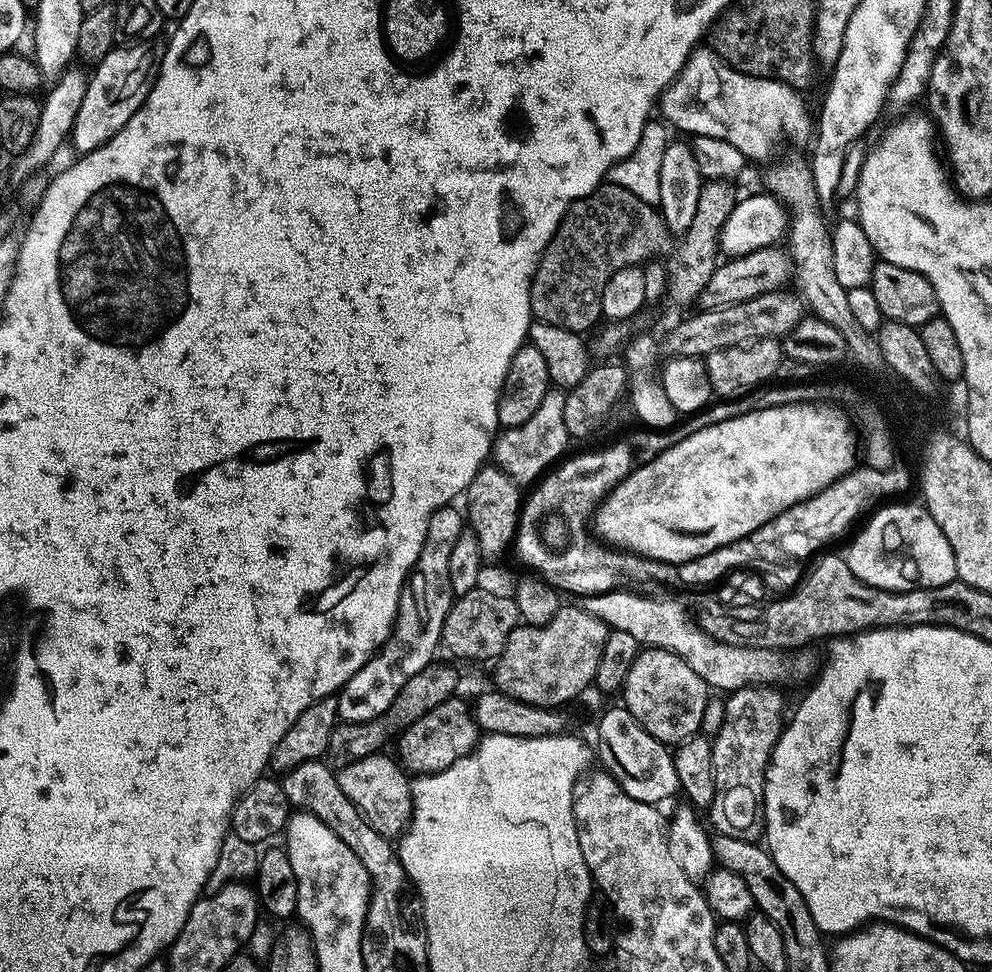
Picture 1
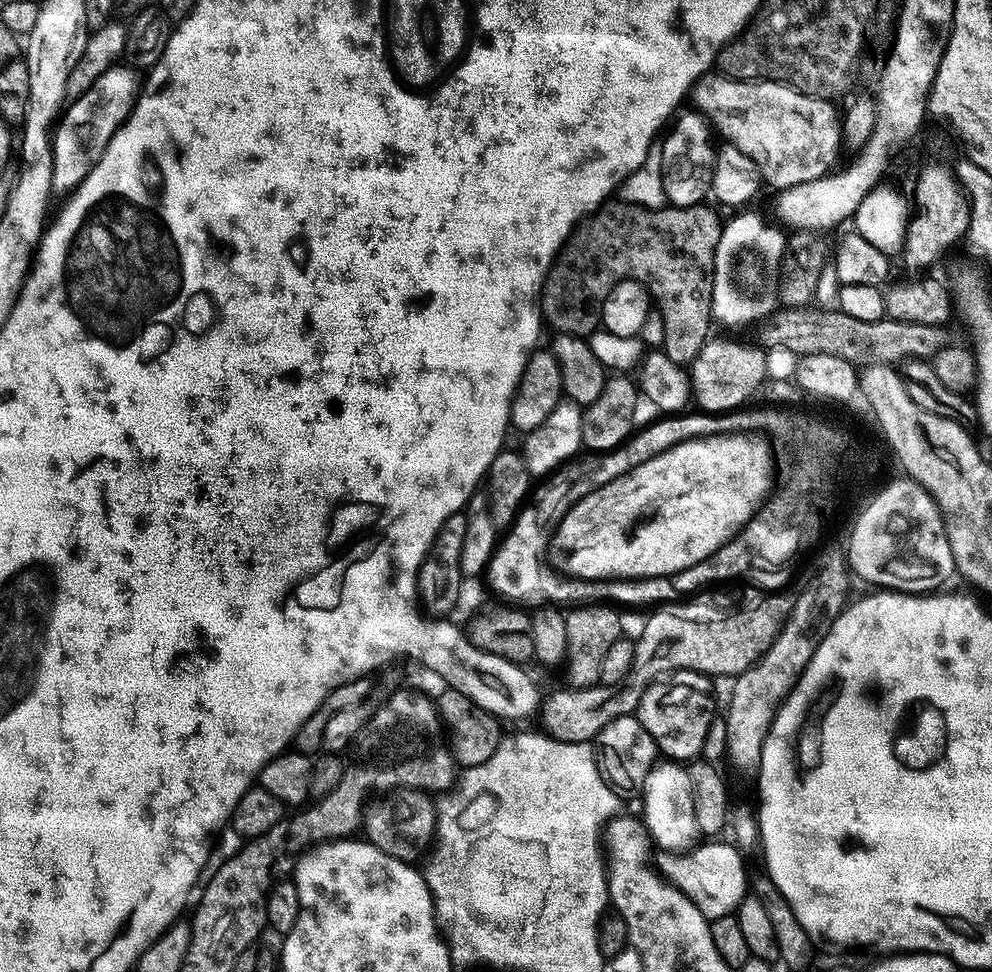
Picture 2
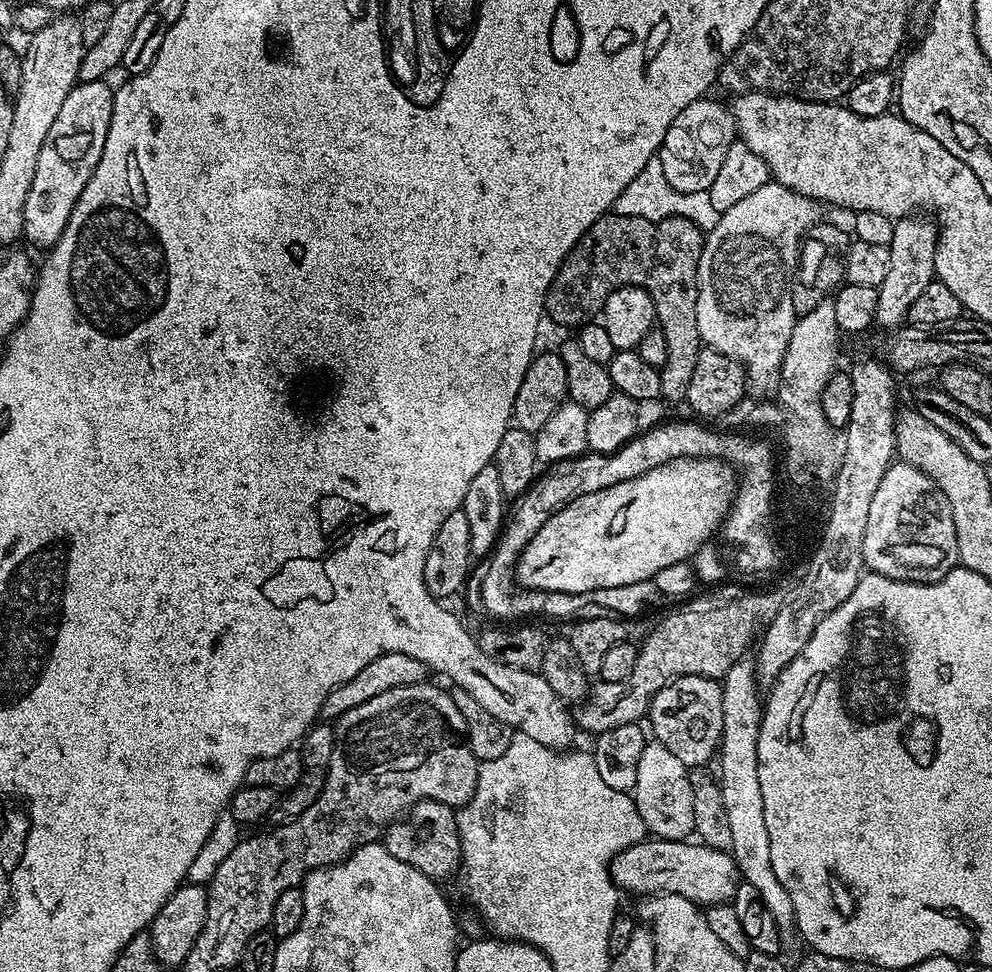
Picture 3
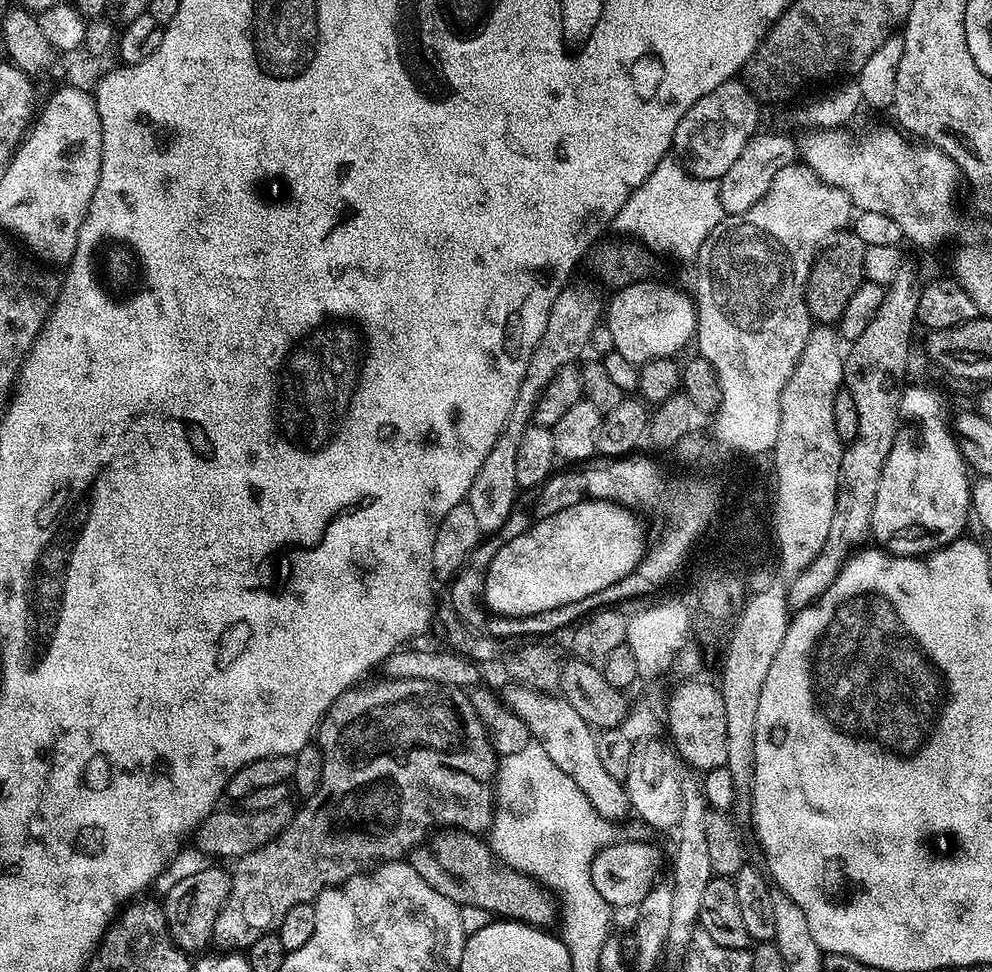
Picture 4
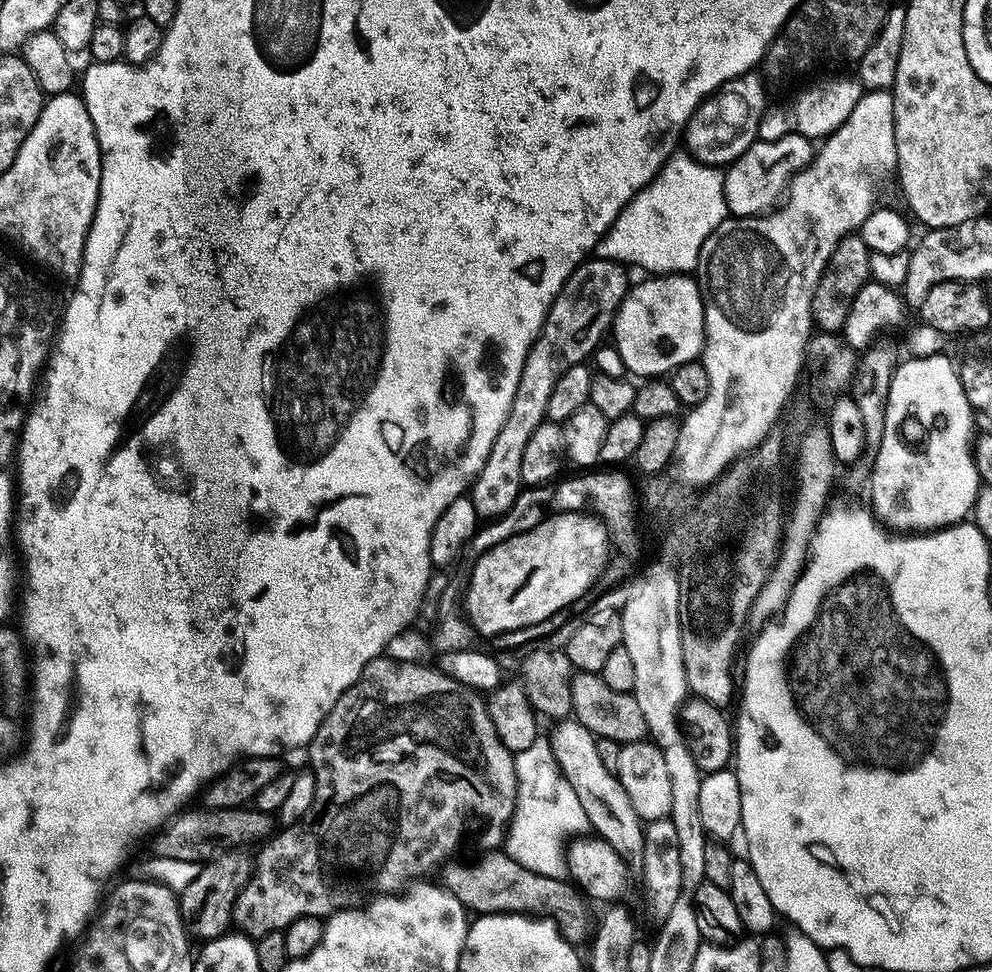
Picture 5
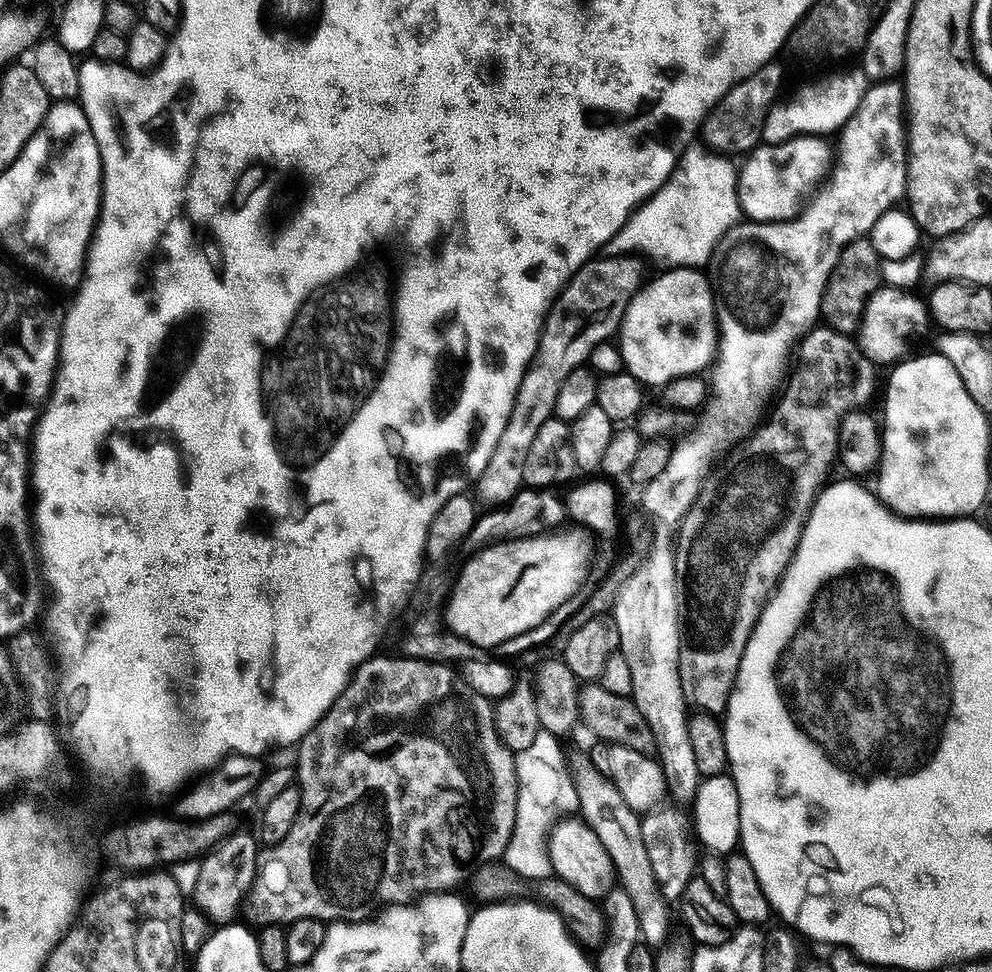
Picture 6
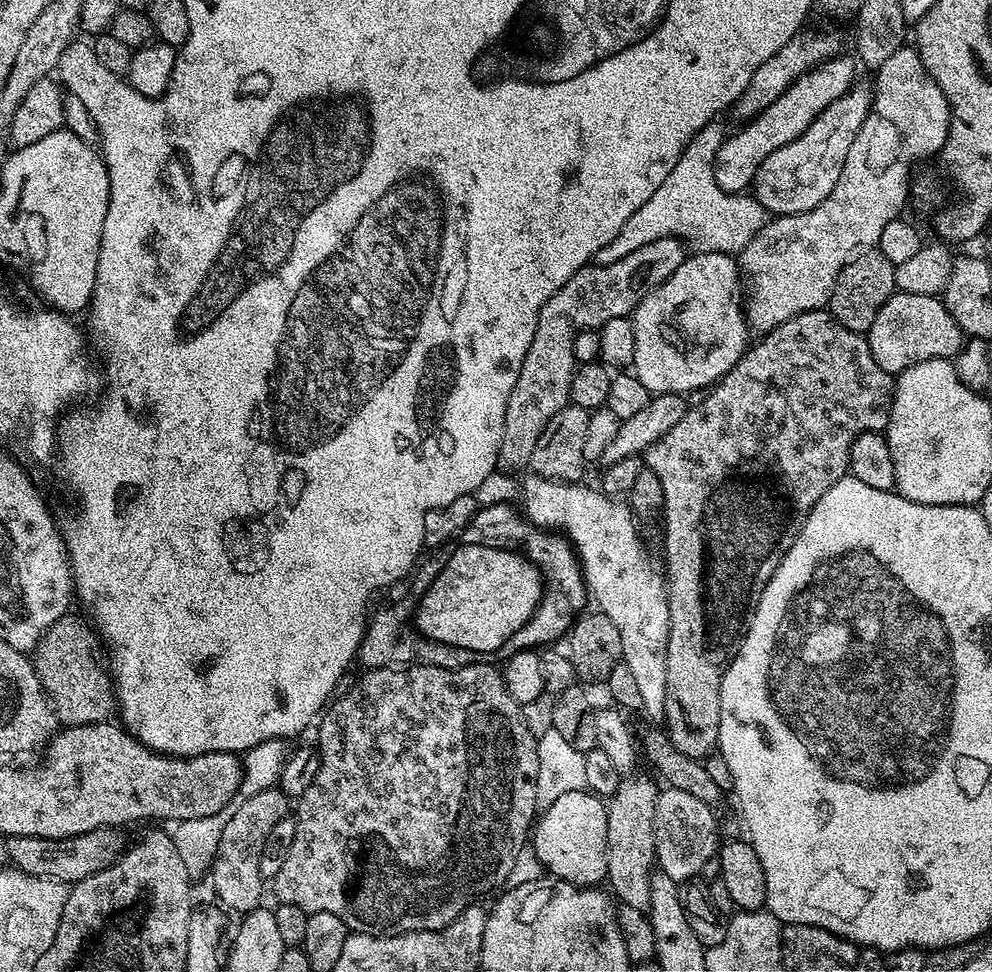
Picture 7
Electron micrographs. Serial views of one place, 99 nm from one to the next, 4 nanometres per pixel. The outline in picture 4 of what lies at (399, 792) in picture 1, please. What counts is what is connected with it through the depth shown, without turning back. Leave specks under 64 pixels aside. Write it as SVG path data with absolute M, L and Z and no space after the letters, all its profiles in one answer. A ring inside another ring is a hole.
M449 827L433 831L427 839L417 844L408 853L406 860L414 870L418 870L418 874L422 874L422 878L426 878L426 882L430 882L430 886L434 886L434 890L438 890L438 894L443 894L445 898L450 898L450 902L459 904L465 909L481 908L484 912L493 912L493 917L518 920L522 924L533 926L547 925L546 922L551 916L553 919L554 898L552 894L544 891L531 876L501 866L493 856L492 849L475 832L461 832L459 828Z

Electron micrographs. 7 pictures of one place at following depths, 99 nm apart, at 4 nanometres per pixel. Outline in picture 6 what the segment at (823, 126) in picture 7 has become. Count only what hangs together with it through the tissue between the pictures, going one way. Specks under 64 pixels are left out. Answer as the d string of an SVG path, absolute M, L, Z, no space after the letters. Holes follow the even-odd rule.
M823 135L796 136L780 144L761 143L743 157L736 178L741 213L749 221L790 220L800 215L806 201L830 172L830 148Z

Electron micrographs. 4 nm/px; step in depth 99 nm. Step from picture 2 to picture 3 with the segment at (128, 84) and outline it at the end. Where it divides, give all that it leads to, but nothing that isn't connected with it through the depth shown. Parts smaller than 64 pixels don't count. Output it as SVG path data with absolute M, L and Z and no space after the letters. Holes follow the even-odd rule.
M104 80L77 83L66 94L66 102L62 102L62 110L58 110L46 142L42 142L34 182L30 194L26 194L24 236L43 250L51 249L62 238L66 222L70 222L70 214L102 158L102 146L106 146L106 134L110 130L113 95L113 85Z

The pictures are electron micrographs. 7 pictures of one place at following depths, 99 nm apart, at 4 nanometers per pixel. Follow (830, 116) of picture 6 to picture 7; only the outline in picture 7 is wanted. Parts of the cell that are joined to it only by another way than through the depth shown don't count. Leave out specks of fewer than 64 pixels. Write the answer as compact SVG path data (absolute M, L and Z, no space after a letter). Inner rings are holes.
M848 55L835 56L800 75L766 110L749 119L739 133L731 133L725 137L718 154L715 155L714 166L715 181L722 190L734 194L747 191L756 179L760 163L772 154L774 149L798 138L799 134L804 133L813 124L818 114L826 106L830 106L830 102L837 101L852 88L858 78L858 62L853 55Z

